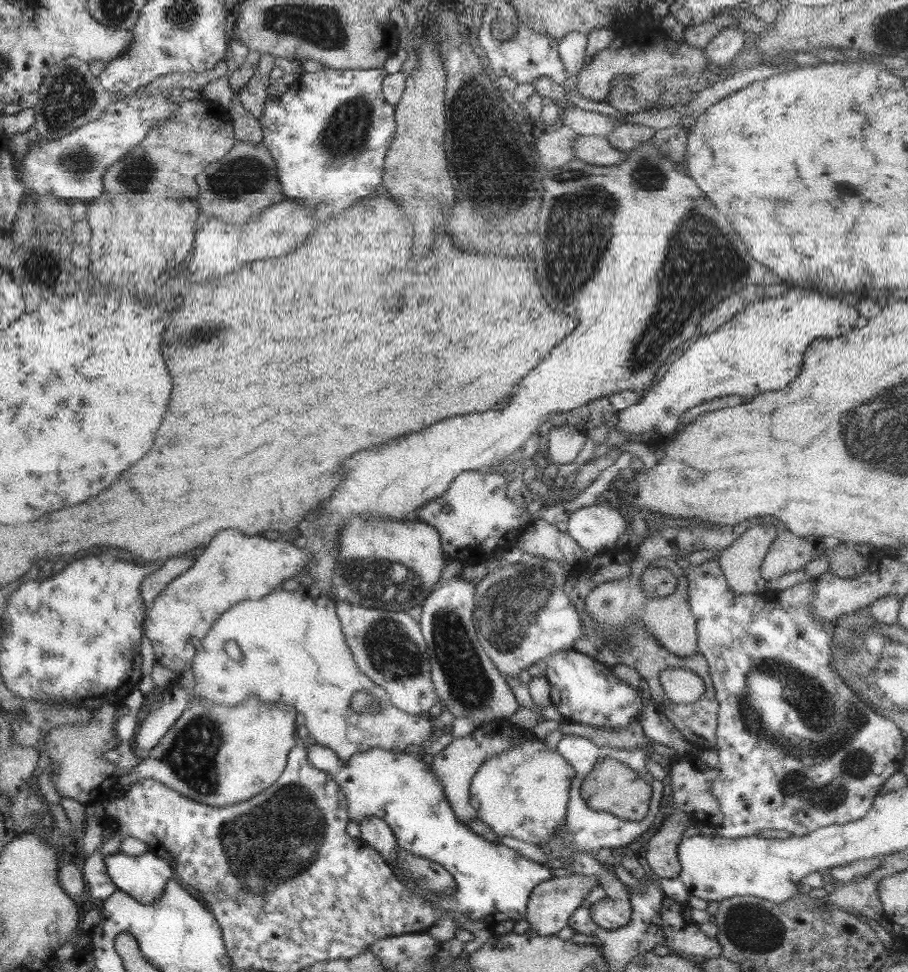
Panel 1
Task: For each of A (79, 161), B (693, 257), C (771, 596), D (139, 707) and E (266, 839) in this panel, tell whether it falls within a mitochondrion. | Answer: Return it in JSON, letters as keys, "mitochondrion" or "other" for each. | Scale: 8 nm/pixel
{"A":"mitochondrion","B":"mitochondrion","C":"other","D":"other","E":"mitochondrion"}

